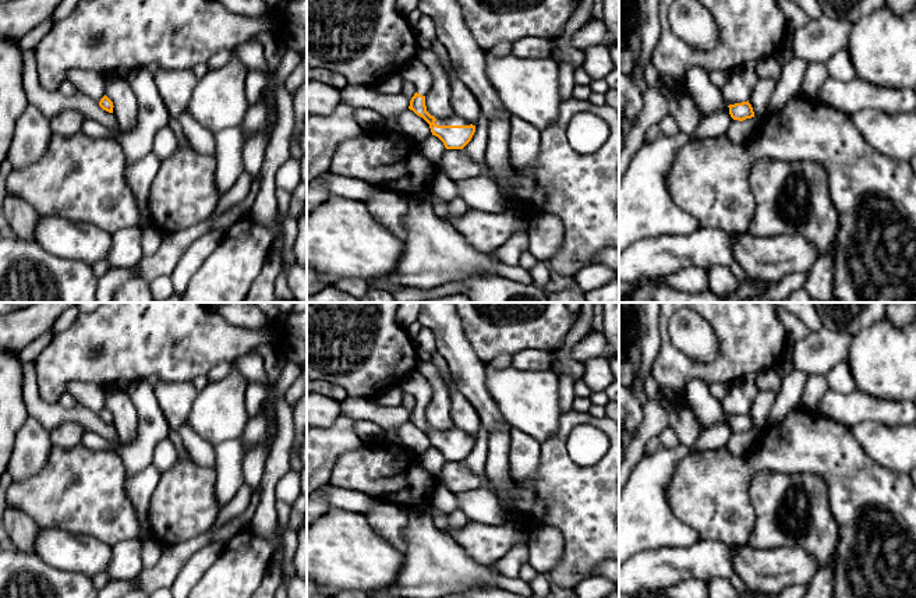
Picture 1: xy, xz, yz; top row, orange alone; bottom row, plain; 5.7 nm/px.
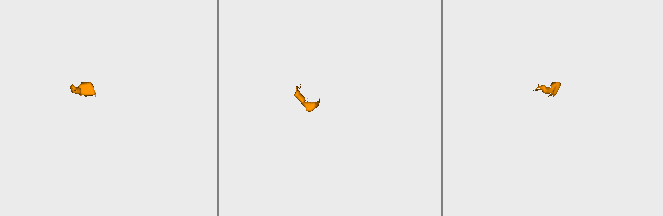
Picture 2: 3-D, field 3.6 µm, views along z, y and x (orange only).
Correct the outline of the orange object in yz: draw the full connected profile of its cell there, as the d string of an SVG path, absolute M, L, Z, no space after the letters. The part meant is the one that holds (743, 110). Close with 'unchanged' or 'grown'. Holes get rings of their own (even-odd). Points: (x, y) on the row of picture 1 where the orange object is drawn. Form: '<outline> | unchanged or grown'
M747 102L729 105L729 114L733 120L743 121L746 118L754 117L751 105Z | unchanged

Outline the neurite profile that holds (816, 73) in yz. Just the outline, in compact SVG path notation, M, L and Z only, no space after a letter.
M809 63L802 81L800 96L811 100L820 100L820 89L827 78L828 71L824 63Z

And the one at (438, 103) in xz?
M418 39L415 60L421 61L432 77L431 88L425 96L427 112L435 118L453 117L449 75L443 71L429 40Z

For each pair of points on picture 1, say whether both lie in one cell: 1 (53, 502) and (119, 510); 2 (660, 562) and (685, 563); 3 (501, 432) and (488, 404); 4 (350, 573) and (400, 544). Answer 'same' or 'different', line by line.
1: same
2: same
3: different
4: different

